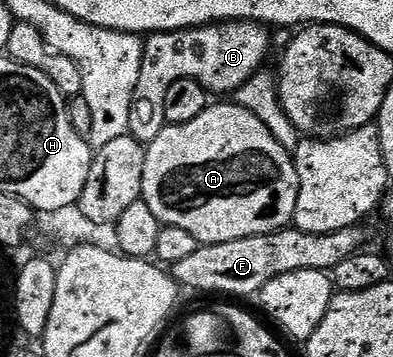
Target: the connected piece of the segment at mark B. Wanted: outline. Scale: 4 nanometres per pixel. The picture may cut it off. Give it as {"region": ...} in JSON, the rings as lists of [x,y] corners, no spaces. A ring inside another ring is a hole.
{"region":[[[222,21],[199,25],[195,29],[176,29],[166,33],[151,33],[144,38],[145,50],[139,67],[139,83],[131,95],[128,136],[145,143],[150,140],[149,120],[161,117],[167,87],[175,79],[195,79],[210,94],[233,95],[241,84],[263,69],[269,53],[269,33],[266,26],[255,21]]]}

